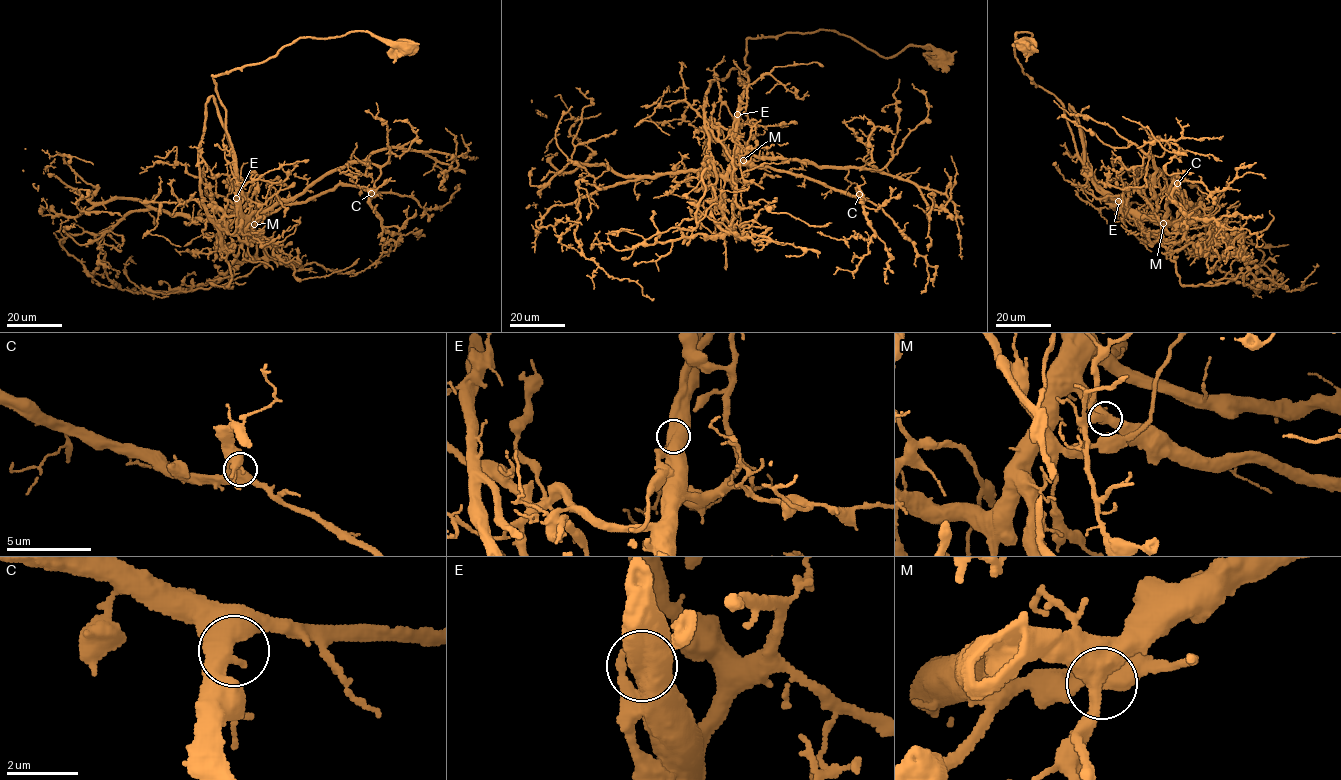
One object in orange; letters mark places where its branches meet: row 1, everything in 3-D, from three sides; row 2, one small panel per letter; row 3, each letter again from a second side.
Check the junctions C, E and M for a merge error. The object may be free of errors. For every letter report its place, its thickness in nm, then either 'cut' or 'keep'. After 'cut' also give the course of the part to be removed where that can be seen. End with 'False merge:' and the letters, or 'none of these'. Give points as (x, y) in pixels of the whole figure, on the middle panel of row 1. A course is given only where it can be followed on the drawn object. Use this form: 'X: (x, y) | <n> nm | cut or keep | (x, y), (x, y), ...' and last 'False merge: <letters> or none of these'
C: (859, 194) | 550 nm | keep
E: (737, 114) | 1050 nm | keep
M: (743, 160) | 500 nm | keep
False merge: none of these

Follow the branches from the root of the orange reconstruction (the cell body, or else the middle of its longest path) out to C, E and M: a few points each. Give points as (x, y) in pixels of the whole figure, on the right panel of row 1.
C: (1023, 43), (1016, 33), (1030, 32), (1016, 59), (1060, 102), (1098, 186), (1160, 220), (1177, 183)
E: (1023, 43), (1016, 33), (1030, 32), (1014, 51), (1023, 71), (1060, 102), (1076, 154), (1090, 178), (1118, 201)
M: (1023, 43), (1016, 33), (1030, 32), (1016, 43), (1016, 59), (1060, 102), (1090, 178), (1163, 223)

